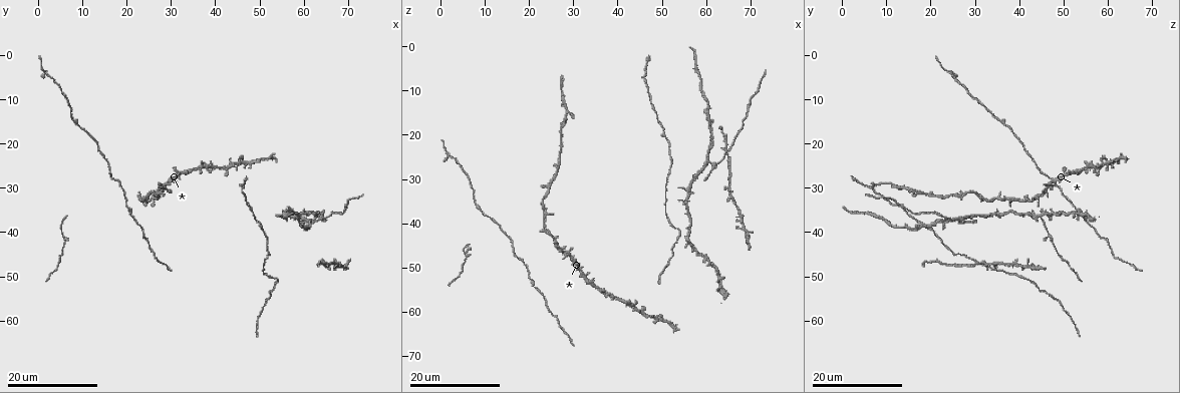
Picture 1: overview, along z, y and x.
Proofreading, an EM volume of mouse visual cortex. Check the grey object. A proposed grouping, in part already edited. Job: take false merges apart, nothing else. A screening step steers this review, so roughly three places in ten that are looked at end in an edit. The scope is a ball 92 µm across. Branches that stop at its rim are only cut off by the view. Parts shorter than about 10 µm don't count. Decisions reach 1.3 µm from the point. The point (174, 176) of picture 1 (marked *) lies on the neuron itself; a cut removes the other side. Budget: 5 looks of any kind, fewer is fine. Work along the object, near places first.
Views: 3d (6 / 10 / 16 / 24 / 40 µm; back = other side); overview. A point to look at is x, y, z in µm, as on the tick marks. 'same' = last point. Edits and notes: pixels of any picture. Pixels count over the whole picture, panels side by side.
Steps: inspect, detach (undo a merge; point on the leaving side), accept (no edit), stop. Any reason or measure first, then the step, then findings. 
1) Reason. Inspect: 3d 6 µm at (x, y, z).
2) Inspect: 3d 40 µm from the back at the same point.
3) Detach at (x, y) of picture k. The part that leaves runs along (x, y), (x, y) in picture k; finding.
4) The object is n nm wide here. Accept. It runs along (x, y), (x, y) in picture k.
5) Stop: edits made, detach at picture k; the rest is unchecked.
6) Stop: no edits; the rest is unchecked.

Calibre changes. Inspect: 3d 24 µm at (26.5, 31.0, 25.5).

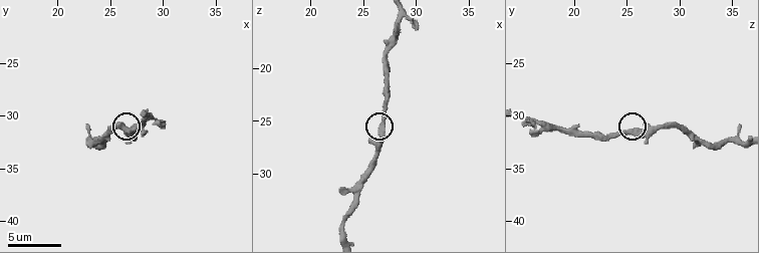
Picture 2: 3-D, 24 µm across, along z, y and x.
Inspect: 3d 6 µm at (26.8, 31.4, 25.4).

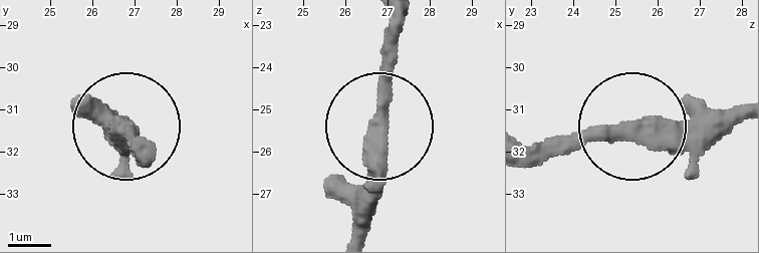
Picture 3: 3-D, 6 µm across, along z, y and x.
Accept. One neuron here.

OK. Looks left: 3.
Four-way junction. Inspect: 3d 16 µm at (65.0, 47.5, 33.0).

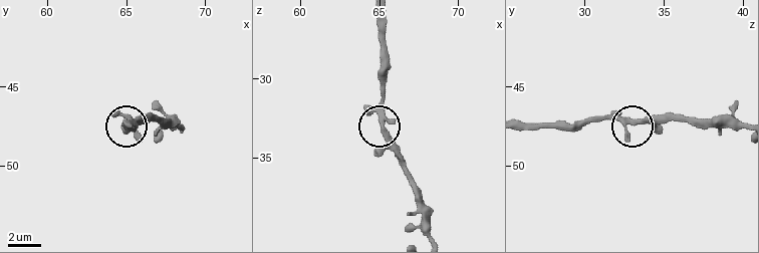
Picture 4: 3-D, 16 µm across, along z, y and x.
Inspect: 3d 6 µm at (65.2, 47.0, 32.6).

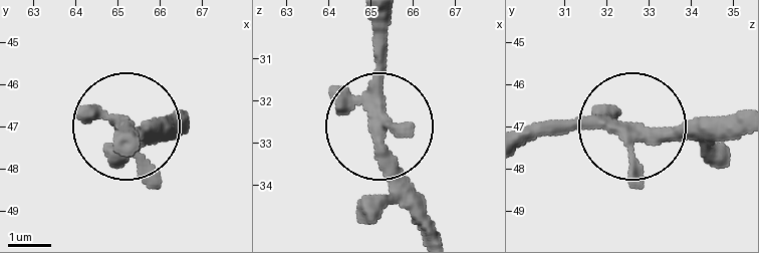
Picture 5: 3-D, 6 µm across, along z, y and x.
4 arms meet here. Accept. All the same neuron.

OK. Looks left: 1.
Stop: no edits; the rest is unchecked.

